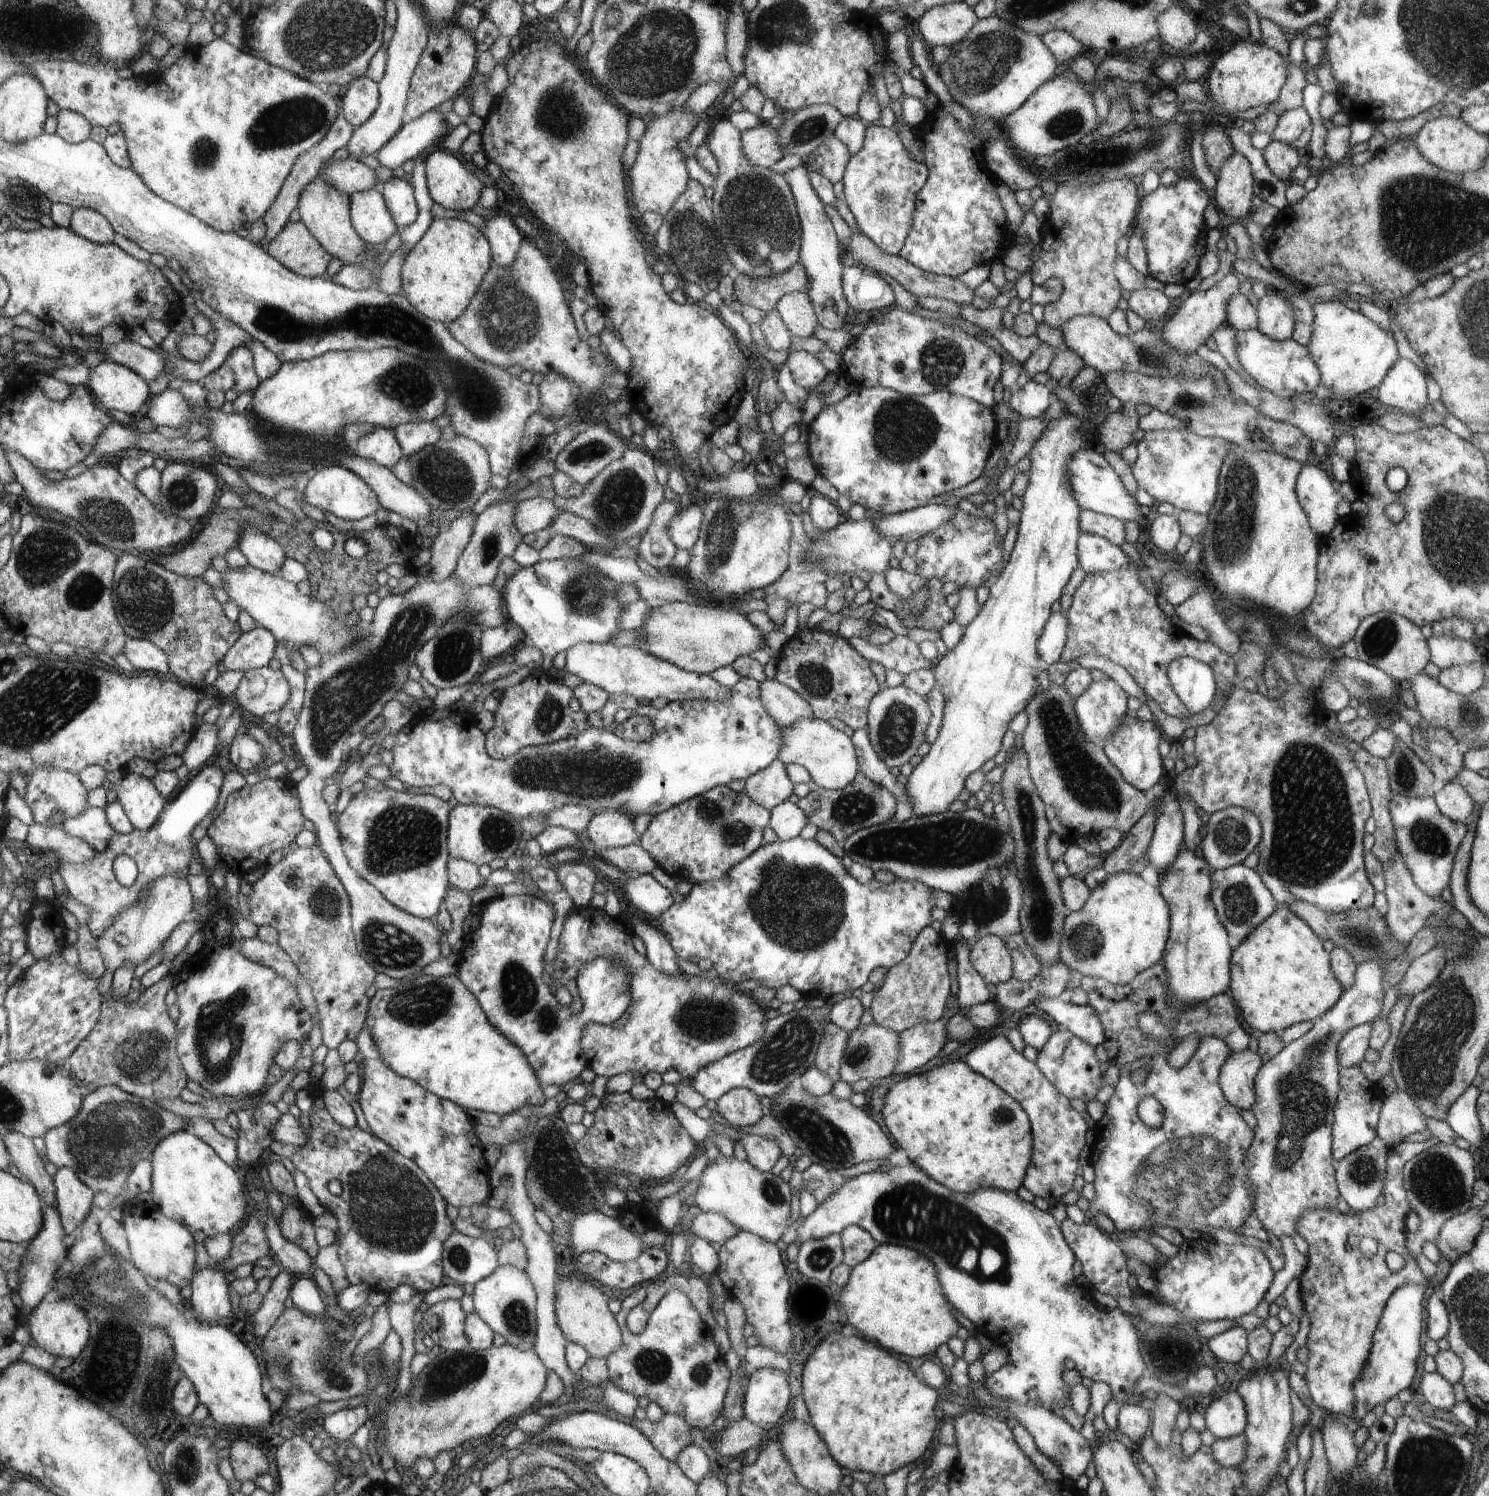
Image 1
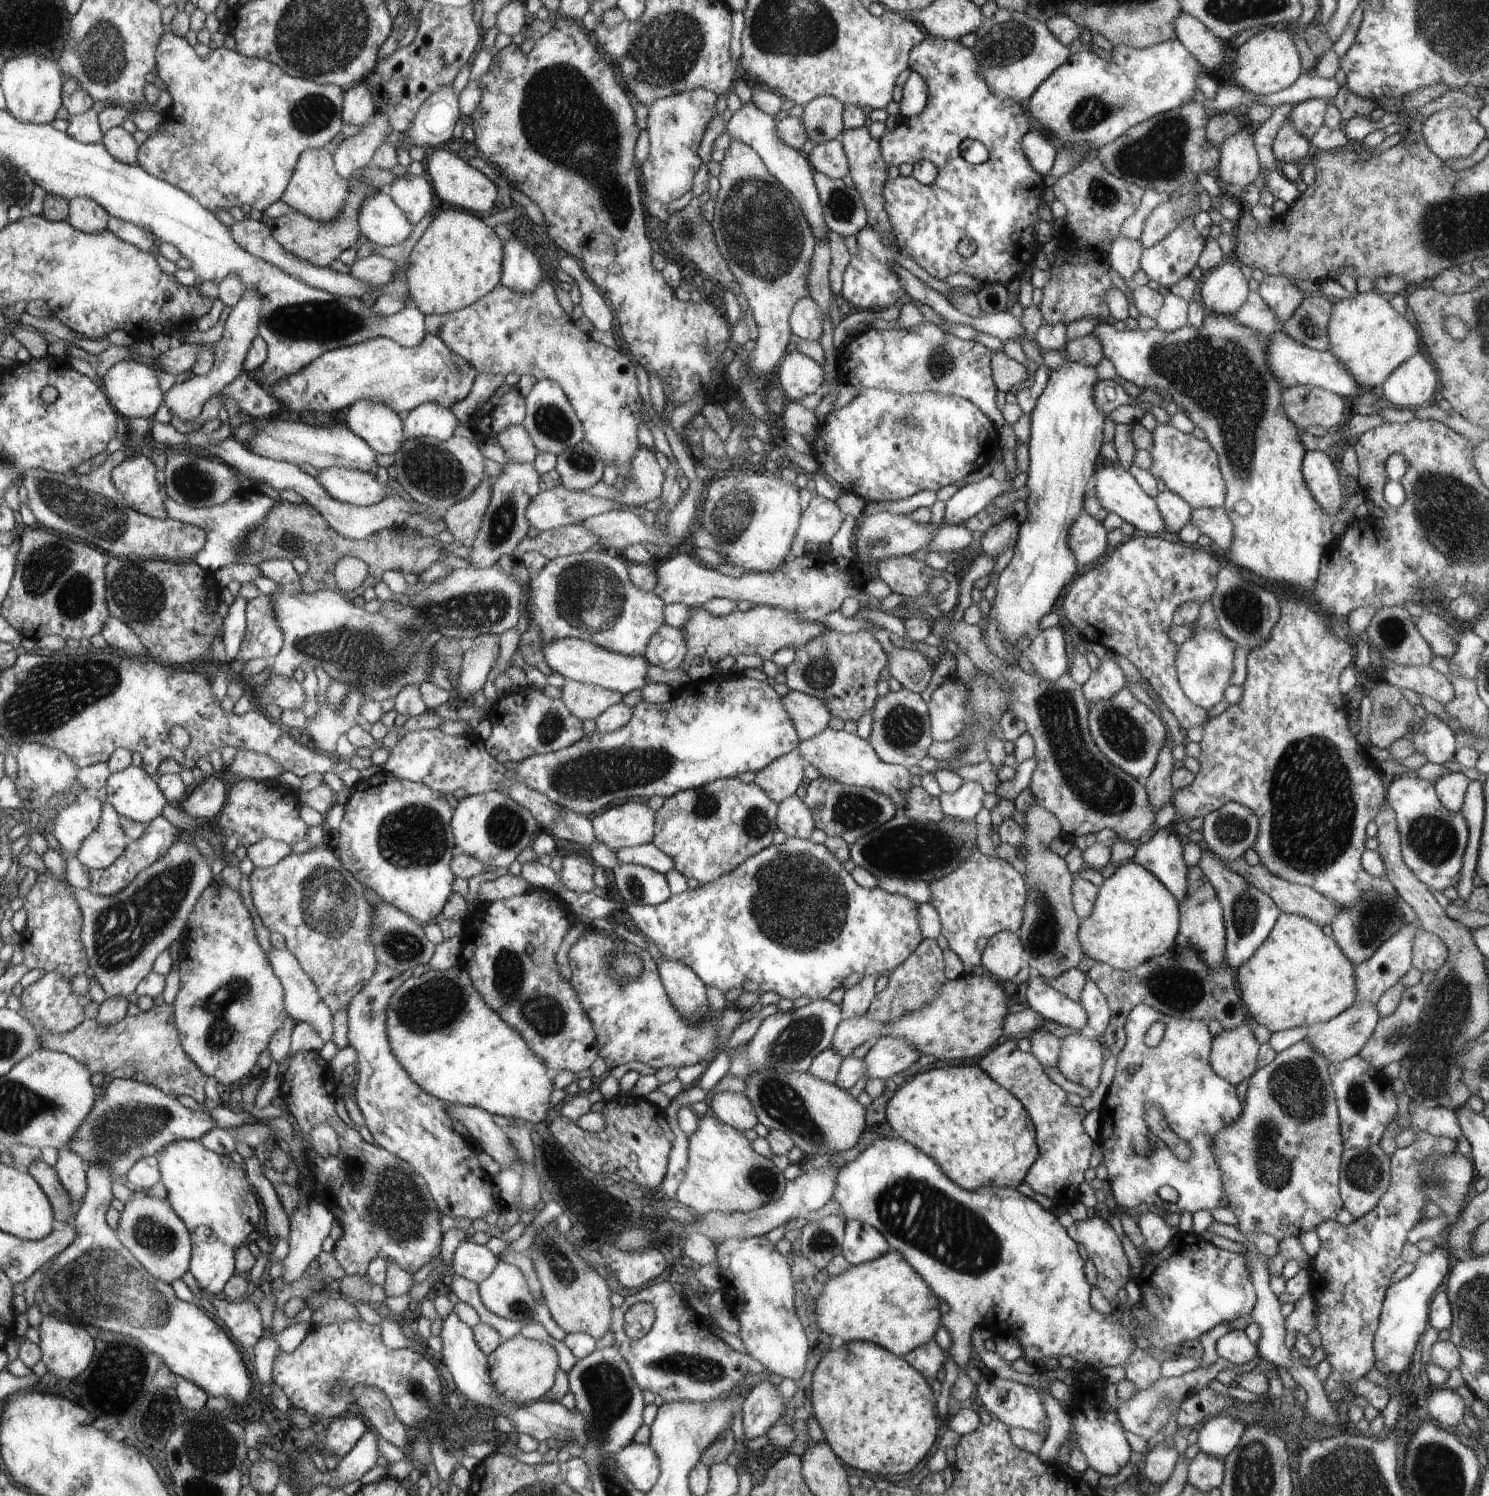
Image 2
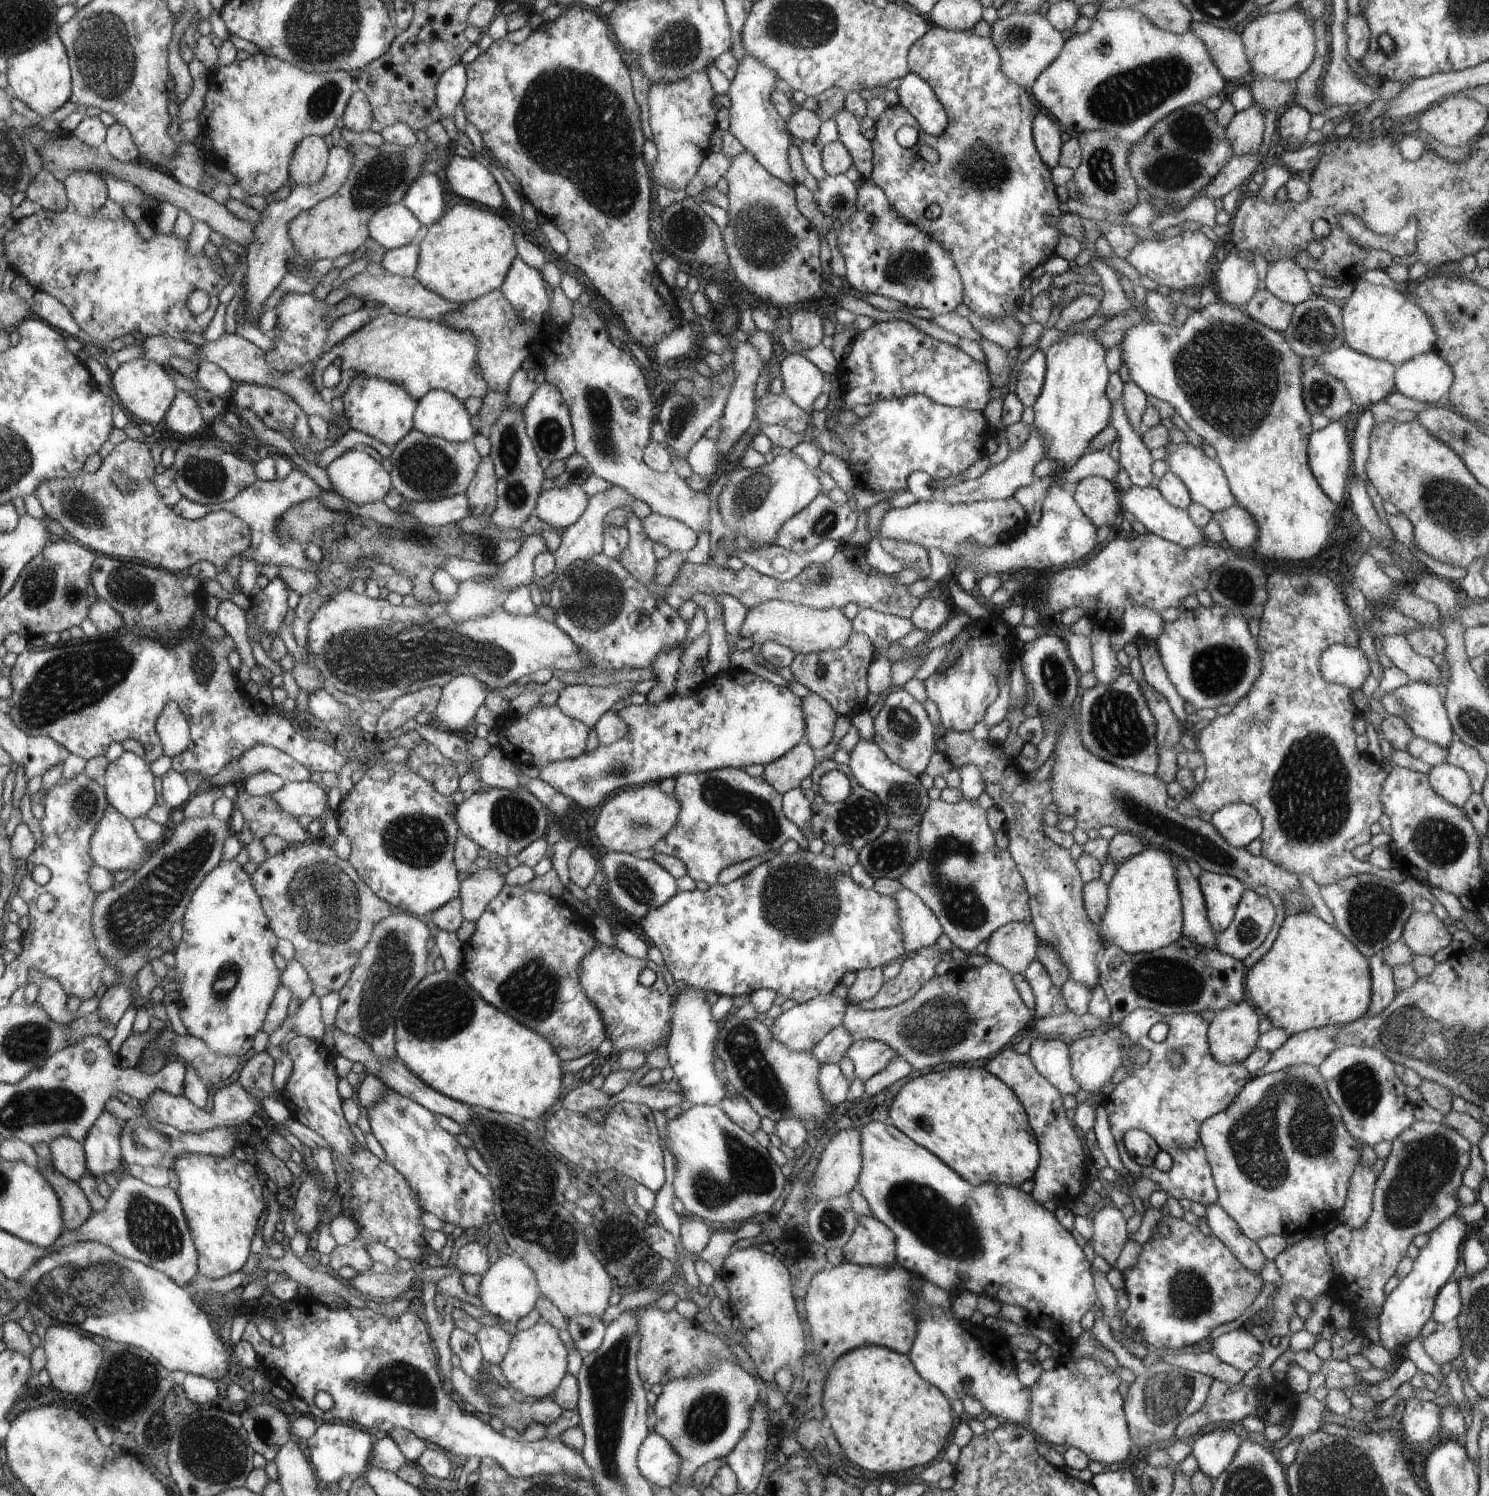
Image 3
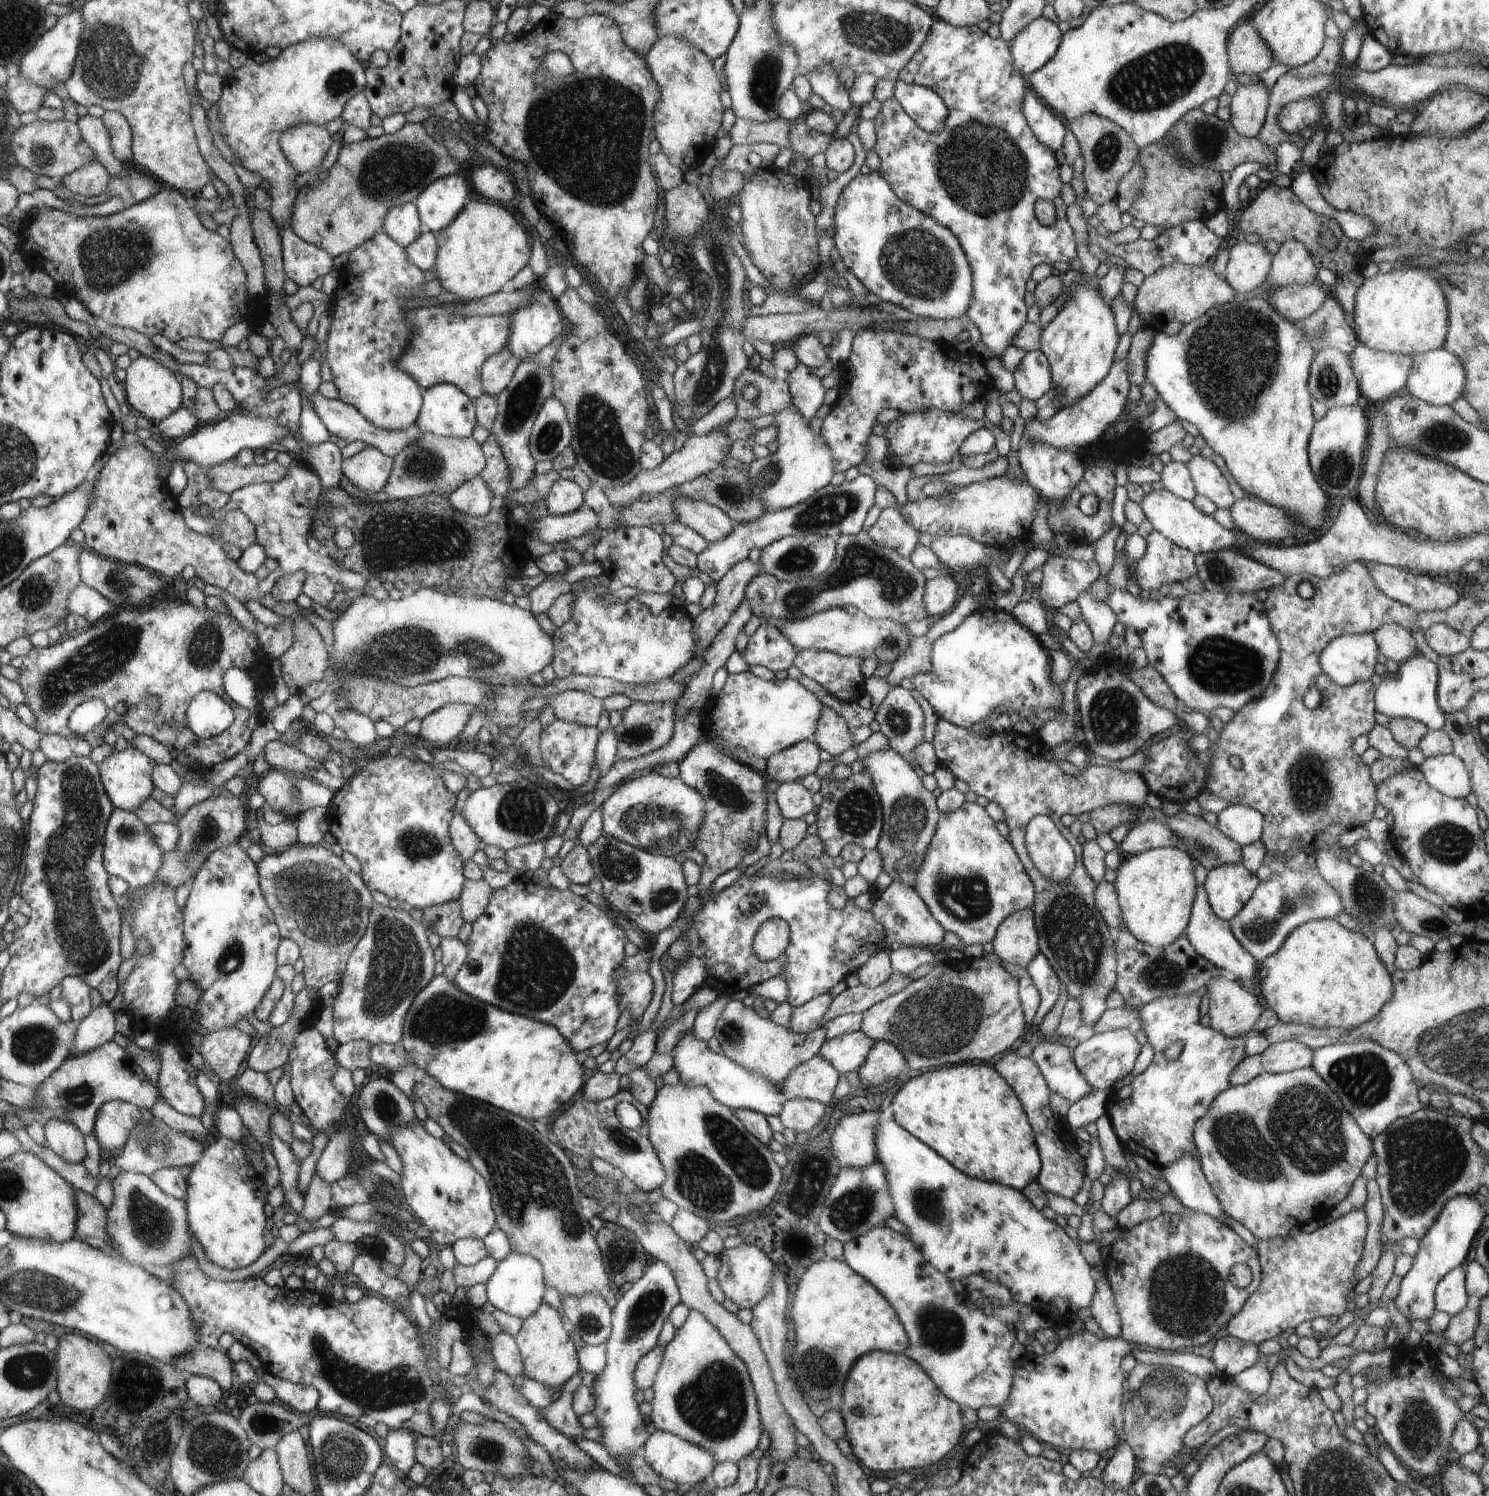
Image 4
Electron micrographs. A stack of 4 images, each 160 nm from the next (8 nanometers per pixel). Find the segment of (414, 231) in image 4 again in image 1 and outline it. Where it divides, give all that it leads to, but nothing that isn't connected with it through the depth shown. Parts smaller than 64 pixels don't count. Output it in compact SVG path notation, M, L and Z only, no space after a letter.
M379 188L351 195L351 222L368 245L386 243L399 228Z

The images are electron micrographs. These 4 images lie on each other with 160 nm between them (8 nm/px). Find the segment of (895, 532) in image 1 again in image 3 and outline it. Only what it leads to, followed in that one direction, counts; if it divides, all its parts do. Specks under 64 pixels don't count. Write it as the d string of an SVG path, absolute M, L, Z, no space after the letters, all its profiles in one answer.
M1031 424L1031 435L1024 443L1024 446L1017 451L1010 450L1008 457L1002 463L991 466L983 475L976 479L970 479L966 482L960 482L957 486L944 489L943 499L946 502L971 503L976 501L989 501L996 499L1009 499L1014 493L1022 487L1029 485L1034 479L1034 467L1045 456L1045 444L1040 431L1036 430Z

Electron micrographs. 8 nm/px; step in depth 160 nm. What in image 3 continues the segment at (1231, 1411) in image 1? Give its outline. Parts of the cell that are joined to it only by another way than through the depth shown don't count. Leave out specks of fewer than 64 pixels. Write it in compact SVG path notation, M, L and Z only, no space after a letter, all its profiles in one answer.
M1220 1427L1197 1435L1191 1441L1191 1453L1195 1456L1199 1469L1214 1480L1232 1462L1242 1437L1232 1429Z

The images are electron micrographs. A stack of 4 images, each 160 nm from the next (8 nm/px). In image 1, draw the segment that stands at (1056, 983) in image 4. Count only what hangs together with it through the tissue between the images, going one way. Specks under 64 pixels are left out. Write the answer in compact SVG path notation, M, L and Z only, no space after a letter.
M1038 996L1034 1006L1050 1015L1062 1031L1068 1031L1071 1035L1094 1047L1104 1043L1103 1024L1092 1006L1076 1005L1070 1003L1065 997L1053 998L1052 996Z

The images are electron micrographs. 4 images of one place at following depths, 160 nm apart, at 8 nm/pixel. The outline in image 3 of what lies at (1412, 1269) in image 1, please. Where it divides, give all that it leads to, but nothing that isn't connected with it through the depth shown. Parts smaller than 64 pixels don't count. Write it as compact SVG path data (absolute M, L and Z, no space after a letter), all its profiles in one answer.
M1416 1121L1392 1141L1392 1151L1386 1157L1382 1173L1379 1174L1375 1184L1372 1214L1368 1220L1360 1229L1346 1224L1336 1224L1334 1228L1327 1230L1322 1240L1330 1257L1335 1277L1328 1294L1334 1292L1337 1301L1333 1304L1340 1302L1353 1317L1353 1321L1348 1326L1335 1328L1336 1332L1330 1338L1332 1359L1348 1362L1348 1356L1361 1354L1361 1351L1370 1345L1370 1340L1361 1328L1361 1320L1366 1316L1378 1315L1381 1311L1381 1306L1387 1297L1384 1295L1384 1285L1392 1275L1397 1274L1398 1263L1407 1254L1406 1250L1413 1242L1413 1238L1416 1235L1428 1235L1458 1210L1460 1205L1456 1202L1455 1192L1462 1183L1462 1174L1469 1164L1470 1147L1468 1140L1442 1123Z

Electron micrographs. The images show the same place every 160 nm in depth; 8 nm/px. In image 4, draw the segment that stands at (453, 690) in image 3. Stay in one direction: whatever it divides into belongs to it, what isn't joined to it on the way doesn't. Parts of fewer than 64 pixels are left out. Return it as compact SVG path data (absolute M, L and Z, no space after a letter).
M446 704L422 720L418 736L432 748L441 750L459 738L460 732L471 719L473 709L470 705Z

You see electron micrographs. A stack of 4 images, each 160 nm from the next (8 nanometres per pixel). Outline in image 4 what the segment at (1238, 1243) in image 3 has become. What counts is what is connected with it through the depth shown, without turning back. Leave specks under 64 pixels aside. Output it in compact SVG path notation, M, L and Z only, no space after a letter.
M1182 1156L1174 1164L1164 1166L1161 1174L1184 1207L1208 1214L1226 1224L1228 1218L1205 1180L1199 1158Z

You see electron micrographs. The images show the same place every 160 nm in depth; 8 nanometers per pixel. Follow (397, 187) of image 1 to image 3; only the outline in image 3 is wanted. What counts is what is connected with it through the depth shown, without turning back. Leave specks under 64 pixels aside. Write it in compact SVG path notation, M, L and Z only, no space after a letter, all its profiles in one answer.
M422 173L404 194L404 206L407 206L424 226L430 228L451 209L446 206L444 190L444 184L436 174Z

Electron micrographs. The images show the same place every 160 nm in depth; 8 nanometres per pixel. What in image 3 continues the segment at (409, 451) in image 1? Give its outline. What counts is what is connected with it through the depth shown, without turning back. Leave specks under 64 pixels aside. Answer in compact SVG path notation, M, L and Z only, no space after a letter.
M433 390L418 401L414 428L431 437L461 443L473 438L472 417L458 397L443 390Z

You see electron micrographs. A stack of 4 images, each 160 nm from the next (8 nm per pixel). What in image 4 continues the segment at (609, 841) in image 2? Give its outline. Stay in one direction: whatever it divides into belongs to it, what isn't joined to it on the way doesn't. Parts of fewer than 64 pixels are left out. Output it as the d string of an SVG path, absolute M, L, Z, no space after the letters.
M653 772L624 780L607 801L598 804L602 808L604 834L639 850L670 858L694 848L706 816L704 796L696 788L688 786L680 776L666 778Z

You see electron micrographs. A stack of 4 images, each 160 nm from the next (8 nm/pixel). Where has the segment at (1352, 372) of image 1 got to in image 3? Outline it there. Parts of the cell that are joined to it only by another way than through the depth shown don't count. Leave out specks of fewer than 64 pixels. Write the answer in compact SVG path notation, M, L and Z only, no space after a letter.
M1358 279L1348 302L1341 308L1341 315L1346 346L1397 367L1436 348L1437 336L1428 315L1413 298L1406 298L1392 287L1372 285Z

